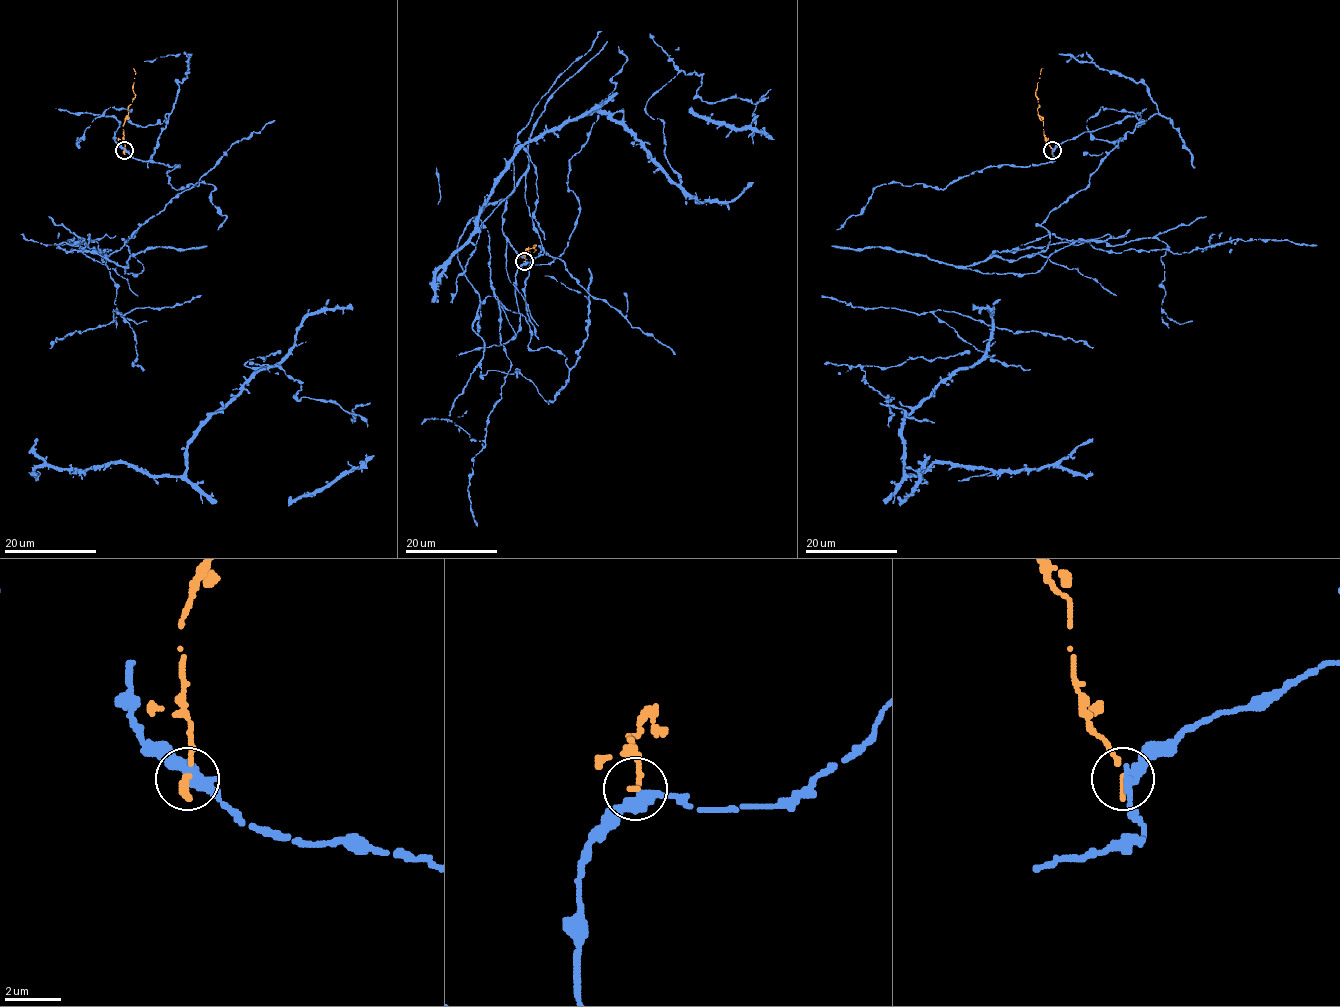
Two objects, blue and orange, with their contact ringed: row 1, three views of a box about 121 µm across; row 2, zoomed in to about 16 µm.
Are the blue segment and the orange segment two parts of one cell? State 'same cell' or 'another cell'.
another cell

